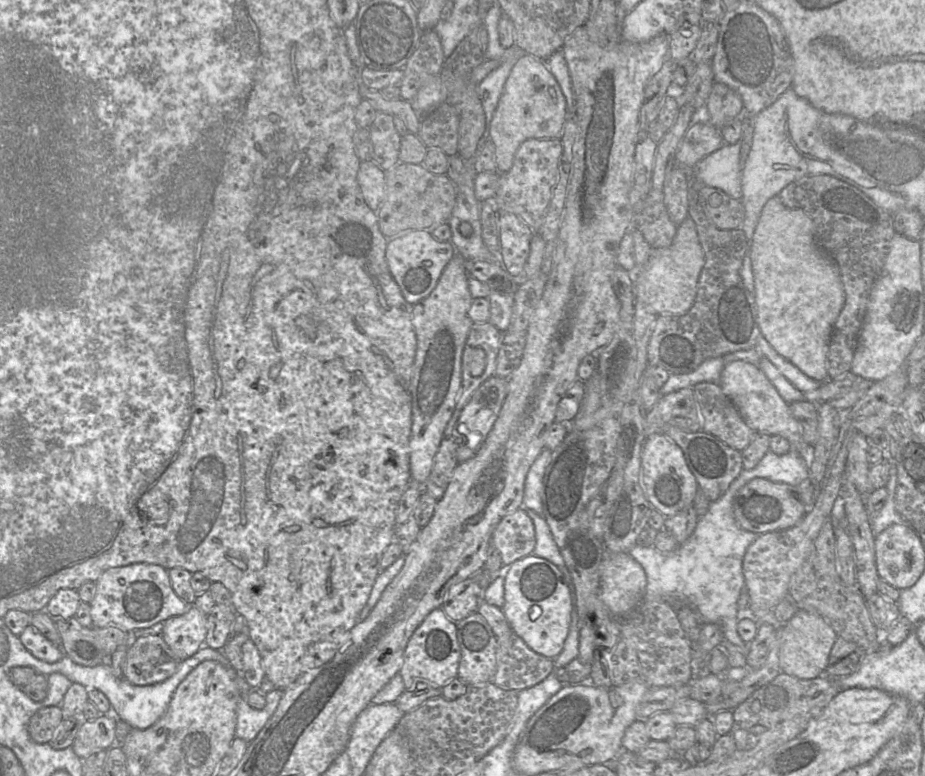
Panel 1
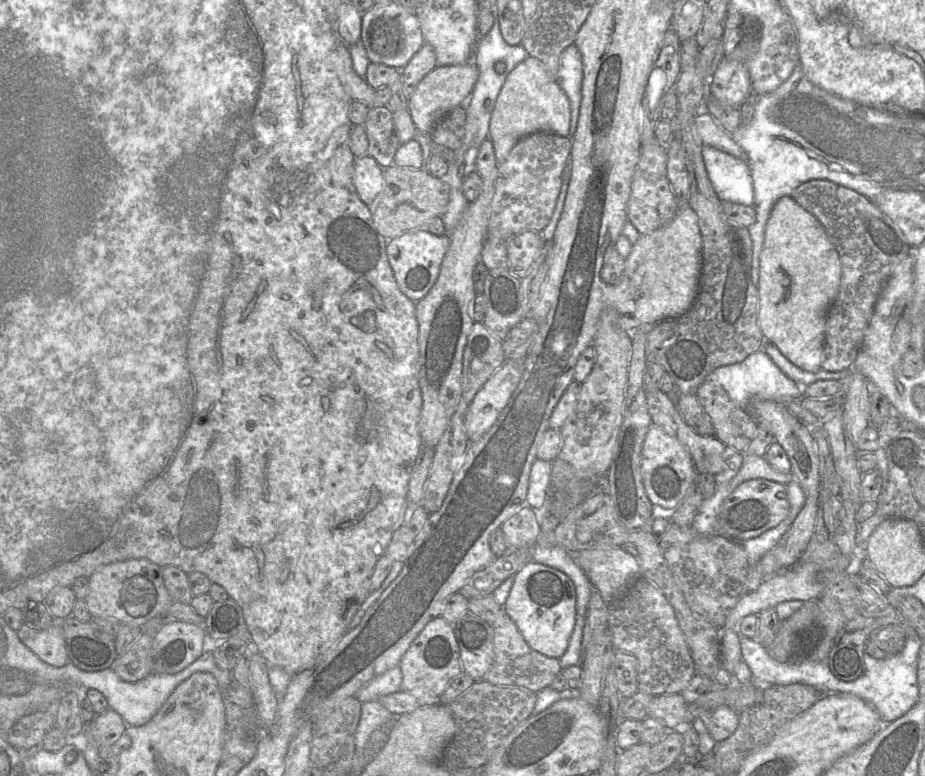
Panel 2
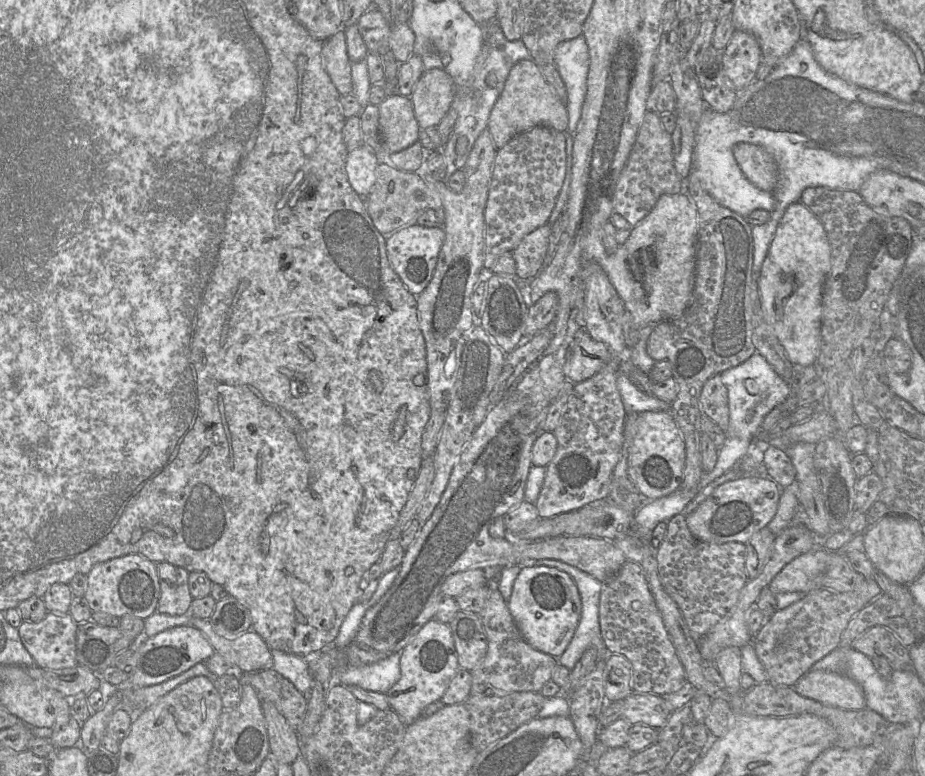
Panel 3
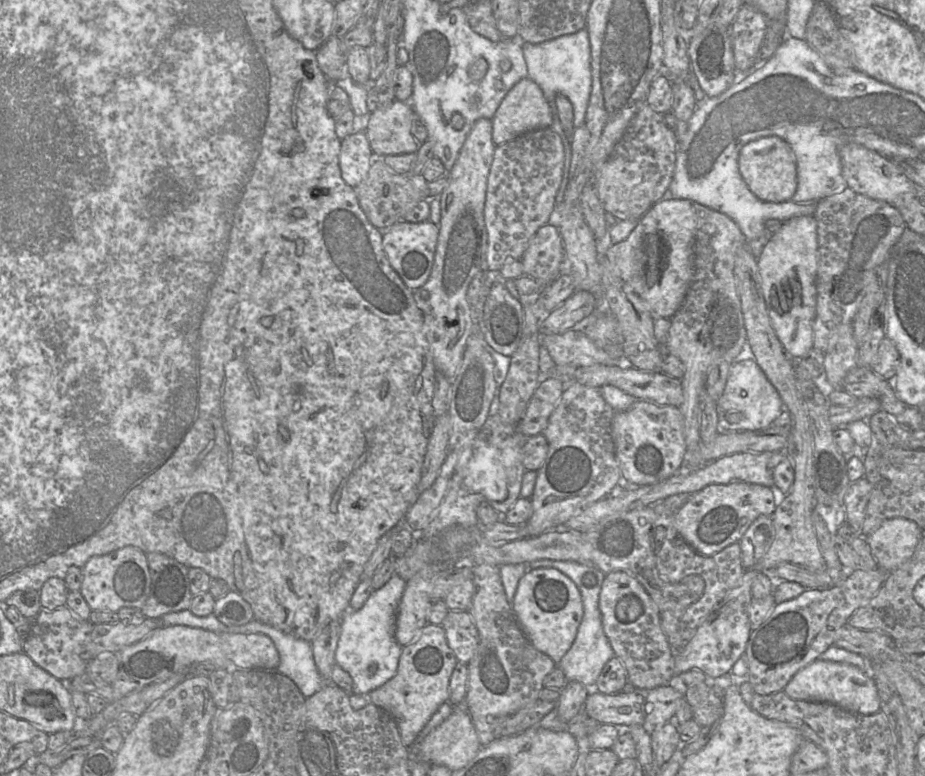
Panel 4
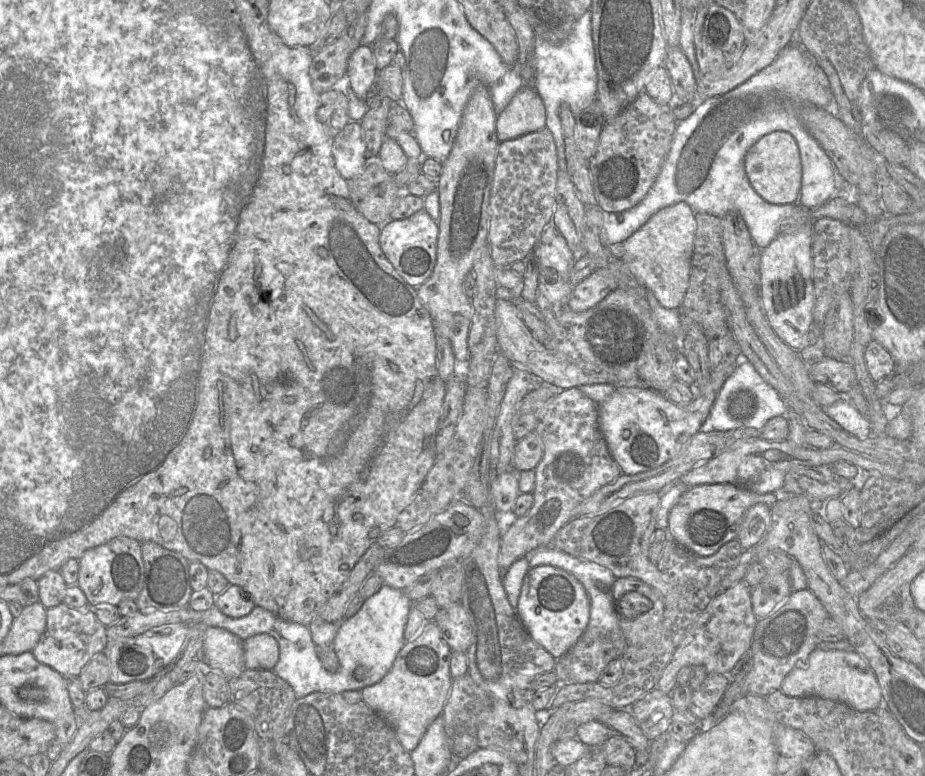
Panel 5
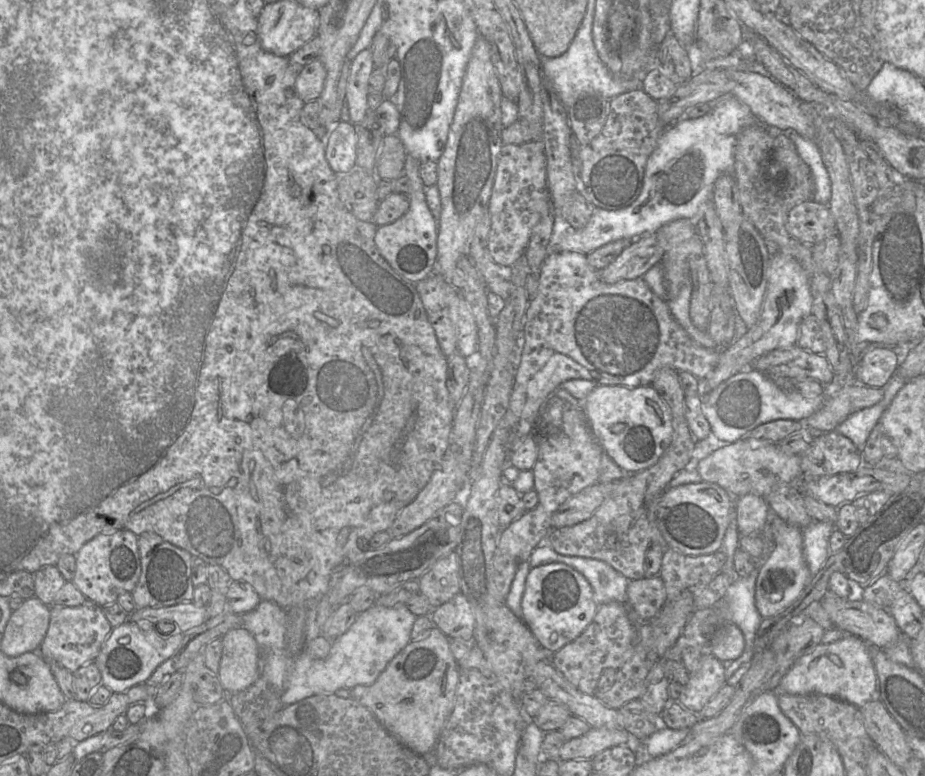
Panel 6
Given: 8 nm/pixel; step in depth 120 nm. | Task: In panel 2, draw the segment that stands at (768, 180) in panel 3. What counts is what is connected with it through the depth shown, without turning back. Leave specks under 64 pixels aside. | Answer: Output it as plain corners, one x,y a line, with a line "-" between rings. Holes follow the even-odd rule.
710,113
695,116
694,121
703,145
717,148
736,158
744,159
743,149
717,123

